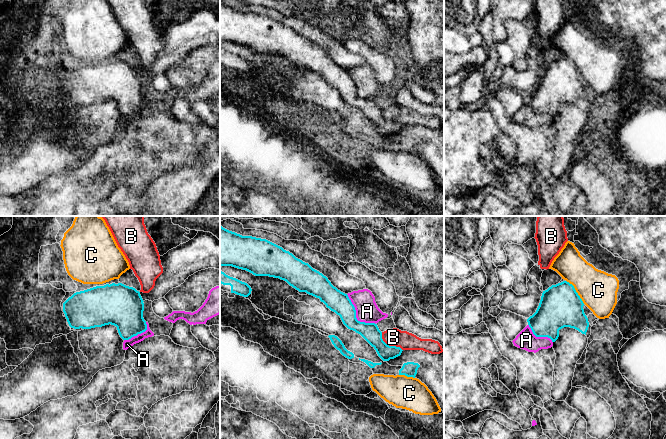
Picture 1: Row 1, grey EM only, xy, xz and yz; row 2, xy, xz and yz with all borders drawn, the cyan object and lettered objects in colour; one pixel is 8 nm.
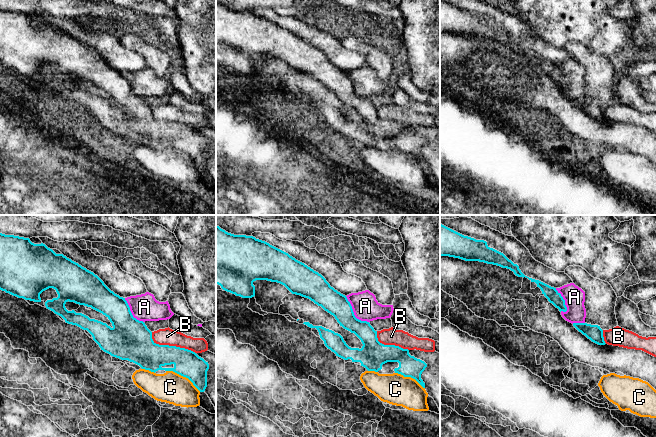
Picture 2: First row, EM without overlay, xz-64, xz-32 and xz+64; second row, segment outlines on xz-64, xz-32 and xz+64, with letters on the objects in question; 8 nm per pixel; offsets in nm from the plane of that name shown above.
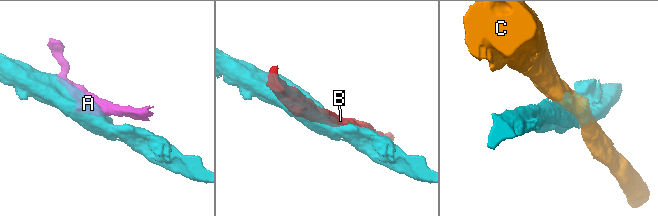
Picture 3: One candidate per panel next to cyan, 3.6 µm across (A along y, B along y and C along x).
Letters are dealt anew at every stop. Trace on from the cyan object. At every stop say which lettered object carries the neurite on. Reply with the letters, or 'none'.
none

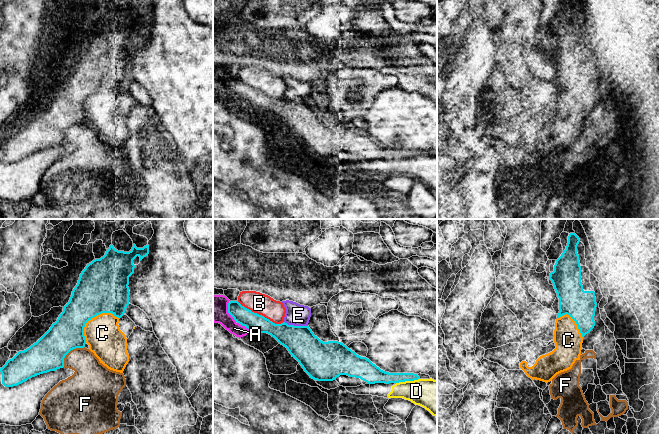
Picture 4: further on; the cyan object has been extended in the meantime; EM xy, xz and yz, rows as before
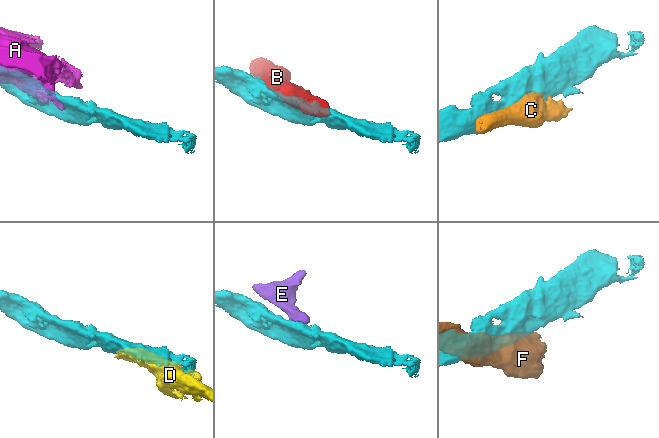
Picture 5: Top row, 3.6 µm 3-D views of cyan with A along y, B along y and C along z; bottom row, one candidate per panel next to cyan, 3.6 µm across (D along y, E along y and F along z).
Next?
none

